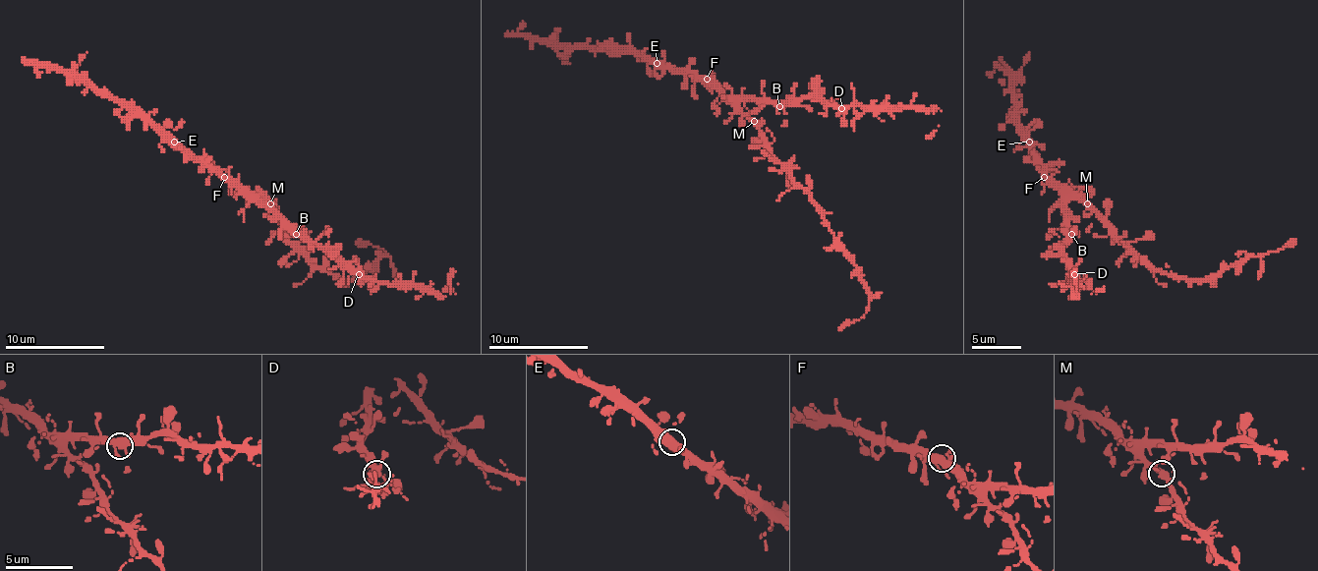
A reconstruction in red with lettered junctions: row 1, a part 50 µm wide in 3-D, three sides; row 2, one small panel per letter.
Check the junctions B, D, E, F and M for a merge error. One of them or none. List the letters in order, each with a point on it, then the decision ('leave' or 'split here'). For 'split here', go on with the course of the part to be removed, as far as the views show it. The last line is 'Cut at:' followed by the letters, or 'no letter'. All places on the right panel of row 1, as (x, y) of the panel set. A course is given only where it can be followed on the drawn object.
B: at (1071, 234); leave
D: at (1074, 274); leave
E: at (1029, 142); leave
F: at (1044, 177); leave
M: at (1087, 203); leave
Cut at: no letter

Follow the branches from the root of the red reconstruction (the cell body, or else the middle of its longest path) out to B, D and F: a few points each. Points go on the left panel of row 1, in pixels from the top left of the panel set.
B: (261, 199), (296, 234)
D: (261, 199), (299, 232), (328, 247), (359, 274)
F: (261, 199), (244, 197), (224, 177)

